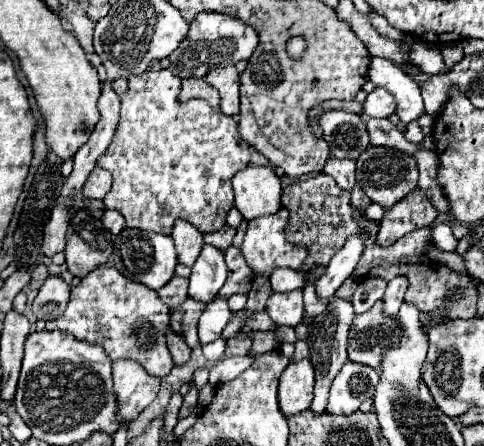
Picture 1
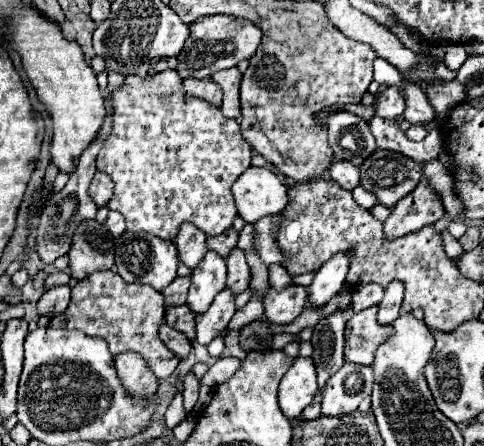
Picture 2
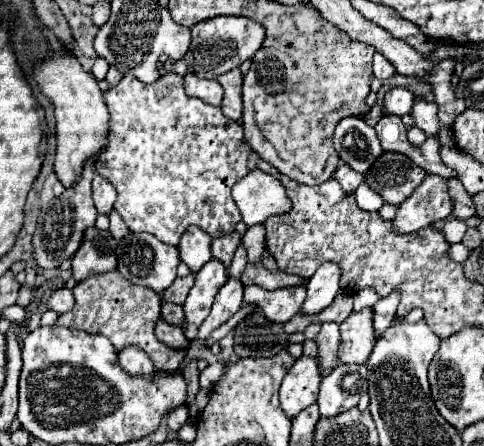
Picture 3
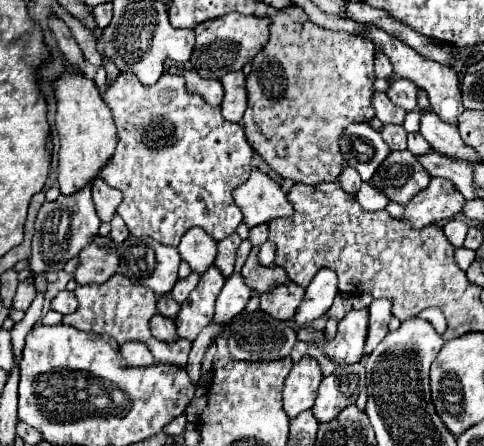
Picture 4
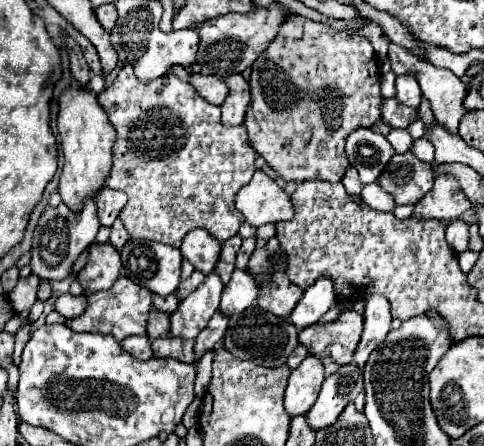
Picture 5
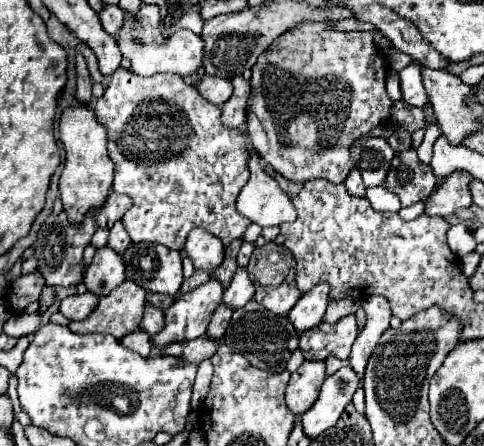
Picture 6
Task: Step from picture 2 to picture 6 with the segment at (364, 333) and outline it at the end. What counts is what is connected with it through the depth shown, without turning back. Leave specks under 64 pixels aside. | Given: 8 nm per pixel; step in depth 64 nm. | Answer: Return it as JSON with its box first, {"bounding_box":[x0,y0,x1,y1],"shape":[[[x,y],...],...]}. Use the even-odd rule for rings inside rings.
{"bounding_box":[299,316,358,362],"shape":[[[344,316],[338,320],[328,332],[310,328],[299,334],[300,350],[304,352],[306,360],[324,360],[326,356],[334,354],[342,362],[348,362],[350,348],[358,336],[358,322],[356,316]]]}

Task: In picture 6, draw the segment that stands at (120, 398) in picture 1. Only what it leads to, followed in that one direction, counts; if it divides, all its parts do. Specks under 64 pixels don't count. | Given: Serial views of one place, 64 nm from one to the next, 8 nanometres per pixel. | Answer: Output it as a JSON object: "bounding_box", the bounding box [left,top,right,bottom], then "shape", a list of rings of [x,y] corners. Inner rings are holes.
{"bounding_box":[120,332,152,356],"shape":[[[132,332],[132,334],[128,334],[128,336],[124,336],[122,340],[120,340],[120,344],[124,344],[128,350],[132,350],[132,352],[138,352],[140,356],[150,356],[152,354],[152,340],[150,340],[150,336],[146,334],[146,332]]]}

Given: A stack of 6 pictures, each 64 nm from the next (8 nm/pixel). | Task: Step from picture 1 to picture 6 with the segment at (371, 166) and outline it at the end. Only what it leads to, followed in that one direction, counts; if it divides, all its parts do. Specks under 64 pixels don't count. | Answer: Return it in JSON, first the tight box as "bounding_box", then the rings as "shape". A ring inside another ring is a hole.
{"bounding_box":[384,148,436,206],"shape":[[[410,148],[394,156],[384,186],[400,198],[402,206],[410,206],[426,200],[428,194],[432,194],[436,178],[432,176],[432,168],[422,164],[416,158],[416,150]]]}

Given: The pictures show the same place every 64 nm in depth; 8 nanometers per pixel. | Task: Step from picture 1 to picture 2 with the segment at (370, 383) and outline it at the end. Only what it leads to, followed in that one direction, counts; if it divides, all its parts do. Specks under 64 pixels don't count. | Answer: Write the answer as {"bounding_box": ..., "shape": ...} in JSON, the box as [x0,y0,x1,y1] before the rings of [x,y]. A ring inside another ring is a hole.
{"bounding_box":[322,362,374,416],"shape":[[[346,362],[324,386],[322,390],[322,414],[340,416],[356,412],[362,398],[370,396],[374,384],[372,368]]]}

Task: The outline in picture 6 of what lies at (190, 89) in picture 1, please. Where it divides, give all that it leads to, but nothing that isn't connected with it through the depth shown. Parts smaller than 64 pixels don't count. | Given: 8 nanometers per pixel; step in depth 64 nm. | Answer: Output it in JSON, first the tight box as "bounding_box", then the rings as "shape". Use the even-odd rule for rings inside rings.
{"bounding_box":[198,76,232,106],"shape":[[[202,76],[202,80],[198,82],[198,92],[208,100],[208,102],[212,102],[212,104],[216,104],[216,106],[222,106],[228,98],[230,98],[230,94],[232,94],[232,84],[230,84],[230,80],[226,80],[226,78],[218,78],[218,76]]]}

